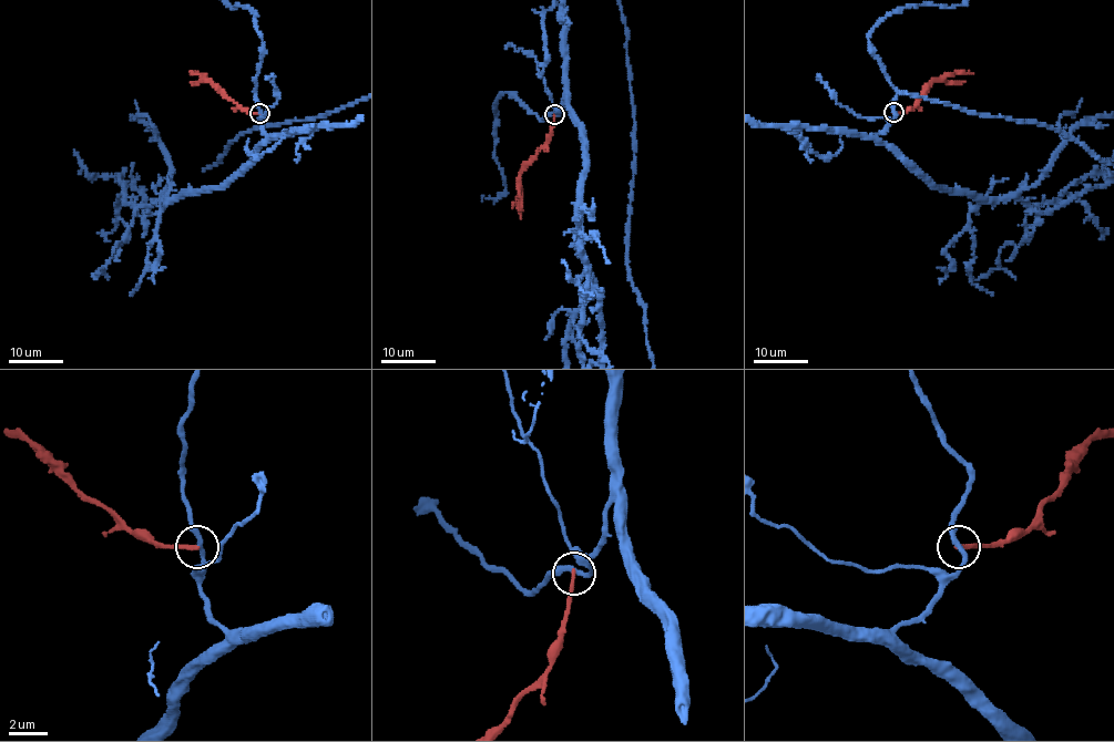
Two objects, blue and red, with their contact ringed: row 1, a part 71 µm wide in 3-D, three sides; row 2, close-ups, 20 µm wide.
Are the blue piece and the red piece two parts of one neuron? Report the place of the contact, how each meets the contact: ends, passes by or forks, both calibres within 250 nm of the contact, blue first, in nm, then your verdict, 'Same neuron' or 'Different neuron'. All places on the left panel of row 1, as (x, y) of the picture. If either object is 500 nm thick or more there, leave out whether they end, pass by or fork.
Place: (259, 113). At the ring blue passes by. At the ring red ends. Thickness 240 nm (blue) against 200 nm. Different neuron

